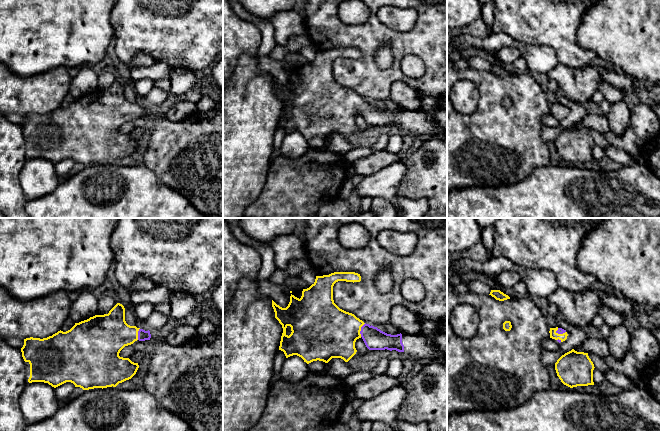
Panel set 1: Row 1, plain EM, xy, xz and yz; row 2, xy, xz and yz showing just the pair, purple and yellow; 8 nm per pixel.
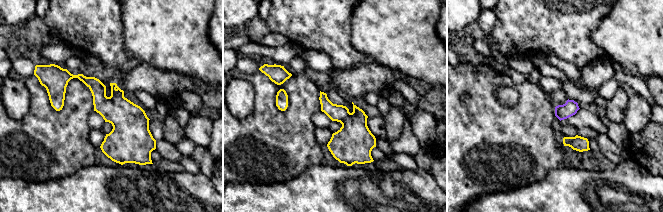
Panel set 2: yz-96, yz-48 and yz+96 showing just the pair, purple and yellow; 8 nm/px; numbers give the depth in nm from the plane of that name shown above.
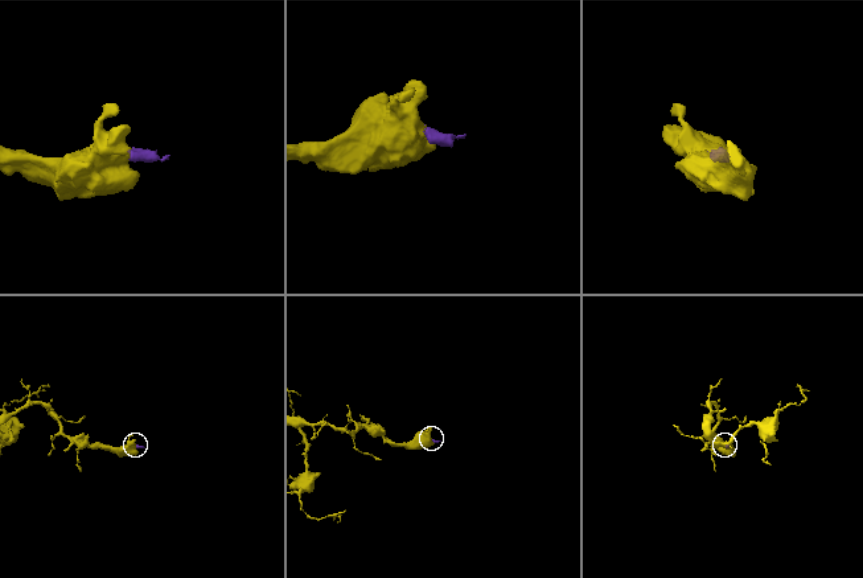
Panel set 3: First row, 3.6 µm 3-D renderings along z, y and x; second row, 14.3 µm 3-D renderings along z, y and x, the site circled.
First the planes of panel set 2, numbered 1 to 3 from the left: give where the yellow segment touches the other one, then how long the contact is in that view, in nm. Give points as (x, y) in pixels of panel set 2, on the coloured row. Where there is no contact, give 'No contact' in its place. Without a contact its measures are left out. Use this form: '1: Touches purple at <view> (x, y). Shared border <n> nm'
1: No contact
2: No contact
3: No contact

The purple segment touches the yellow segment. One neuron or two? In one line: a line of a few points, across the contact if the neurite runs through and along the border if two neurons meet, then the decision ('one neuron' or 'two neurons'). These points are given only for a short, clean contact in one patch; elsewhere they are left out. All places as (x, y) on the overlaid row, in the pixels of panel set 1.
line xz (375, 339), (366, 331), (361, 330), (330, 332); one neuron

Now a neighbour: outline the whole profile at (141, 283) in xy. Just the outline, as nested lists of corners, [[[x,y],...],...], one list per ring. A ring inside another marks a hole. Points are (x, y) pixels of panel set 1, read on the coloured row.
[[[138,276],[135,281],[132,283],[130,287],[130,292],[136,291],[136,290],[152,290],[155,287],[155,284],[153,281],[151,281],[149,278]]]

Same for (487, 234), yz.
[[[488,226],[481,230],[481,242],[488,251],[489,259],[493,257],[492,249],[494,246],[494,235],[495,235],[494,226]]]

